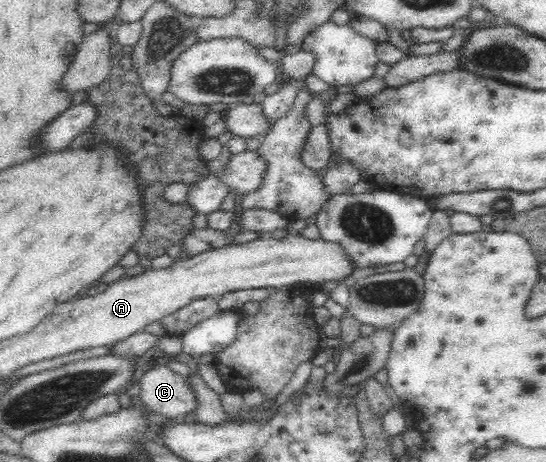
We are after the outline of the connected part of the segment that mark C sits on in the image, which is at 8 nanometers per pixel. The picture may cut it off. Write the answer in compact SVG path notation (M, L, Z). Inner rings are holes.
M155 366L139 379L141 391L136 401L164 418L189 415L196 408L196 397L190 383L168 366Z

